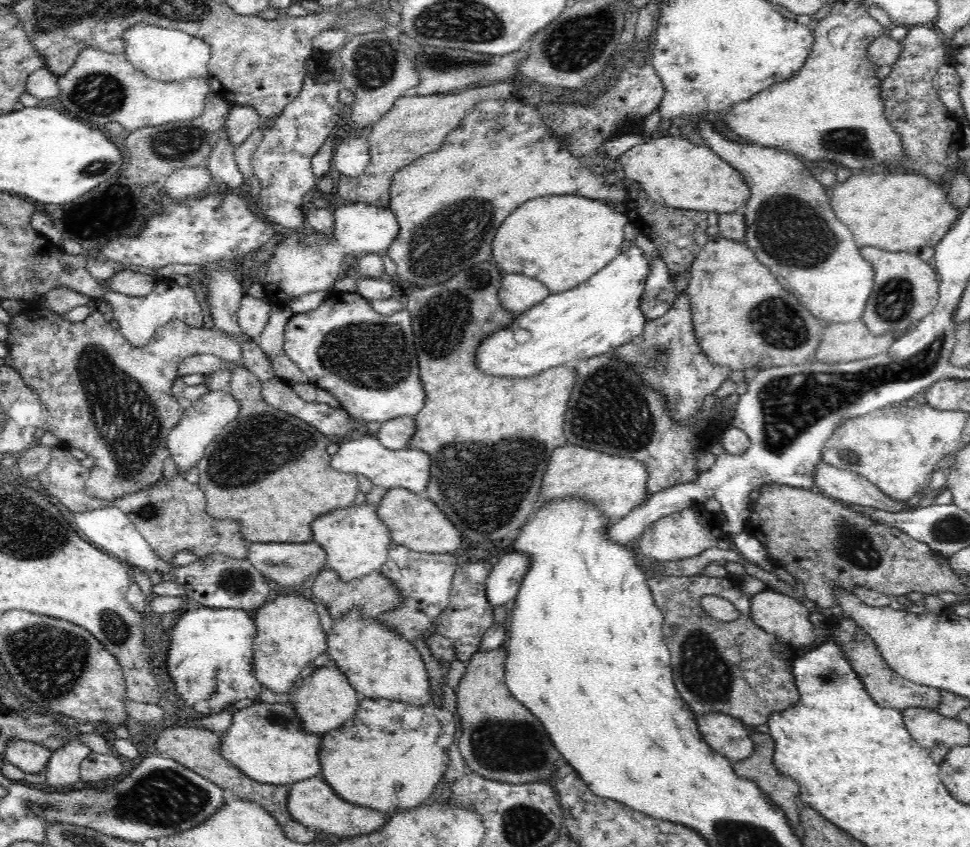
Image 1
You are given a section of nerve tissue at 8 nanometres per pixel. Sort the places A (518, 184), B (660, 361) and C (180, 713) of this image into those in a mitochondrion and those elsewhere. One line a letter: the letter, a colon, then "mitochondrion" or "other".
A: other
B: mitochondrion
C: other

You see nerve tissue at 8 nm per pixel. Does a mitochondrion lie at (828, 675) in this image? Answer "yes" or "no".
yes

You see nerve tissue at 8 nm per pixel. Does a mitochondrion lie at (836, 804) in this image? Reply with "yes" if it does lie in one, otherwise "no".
no

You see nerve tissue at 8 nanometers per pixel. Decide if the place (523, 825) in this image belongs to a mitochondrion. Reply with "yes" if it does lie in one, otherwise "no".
yes

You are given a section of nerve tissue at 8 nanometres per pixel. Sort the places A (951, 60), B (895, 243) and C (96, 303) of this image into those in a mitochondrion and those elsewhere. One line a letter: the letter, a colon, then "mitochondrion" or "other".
A: other
B: other
C: other

